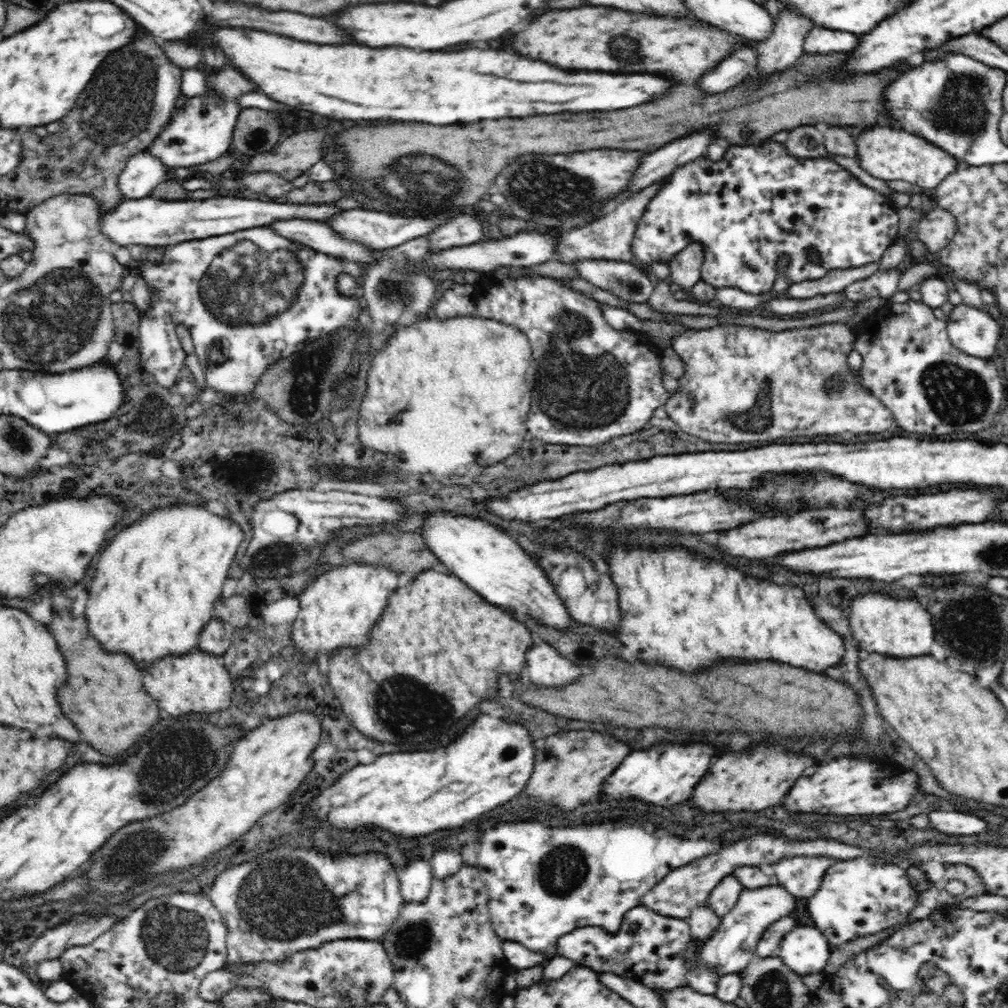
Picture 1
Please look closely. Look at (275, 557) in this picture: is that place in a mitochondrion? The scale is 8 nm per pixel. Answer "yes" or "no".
yes

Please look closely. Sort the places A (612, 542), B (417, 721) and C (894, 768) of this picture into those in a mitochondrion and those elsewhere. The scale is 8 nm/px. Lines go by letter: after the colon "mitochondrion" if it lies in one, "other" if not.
A: other
B: mitochondrion
C: other

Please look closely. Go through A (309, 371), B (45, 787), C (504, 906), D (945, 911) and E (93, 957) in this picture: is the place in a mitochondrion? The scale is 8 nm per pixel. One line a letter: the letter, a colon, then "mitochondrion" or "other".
A: mitochondrion
B: other
C: other
D: other
E: other

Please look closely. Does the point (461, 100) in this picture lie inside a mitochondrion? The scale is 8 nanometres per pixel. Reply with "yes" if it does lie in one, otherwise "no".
no

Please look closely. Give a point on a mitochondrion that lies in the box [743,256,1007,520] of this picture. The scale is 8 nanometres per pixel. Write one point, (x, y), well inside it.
(956, 394)

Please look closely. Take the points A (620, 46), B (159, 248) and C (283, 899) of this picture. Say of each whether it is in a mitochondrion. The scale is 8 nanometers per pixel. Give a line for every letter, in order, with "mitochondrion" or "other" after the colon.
A: mitochondrion
B: other
C: mitochondrion

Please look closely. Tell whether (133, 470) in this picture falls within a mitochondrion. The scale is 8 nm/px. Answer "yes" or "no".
yes

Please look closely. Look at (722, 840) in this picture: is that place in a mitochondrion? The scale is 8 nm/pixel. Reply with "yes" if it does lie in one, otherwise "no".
no

